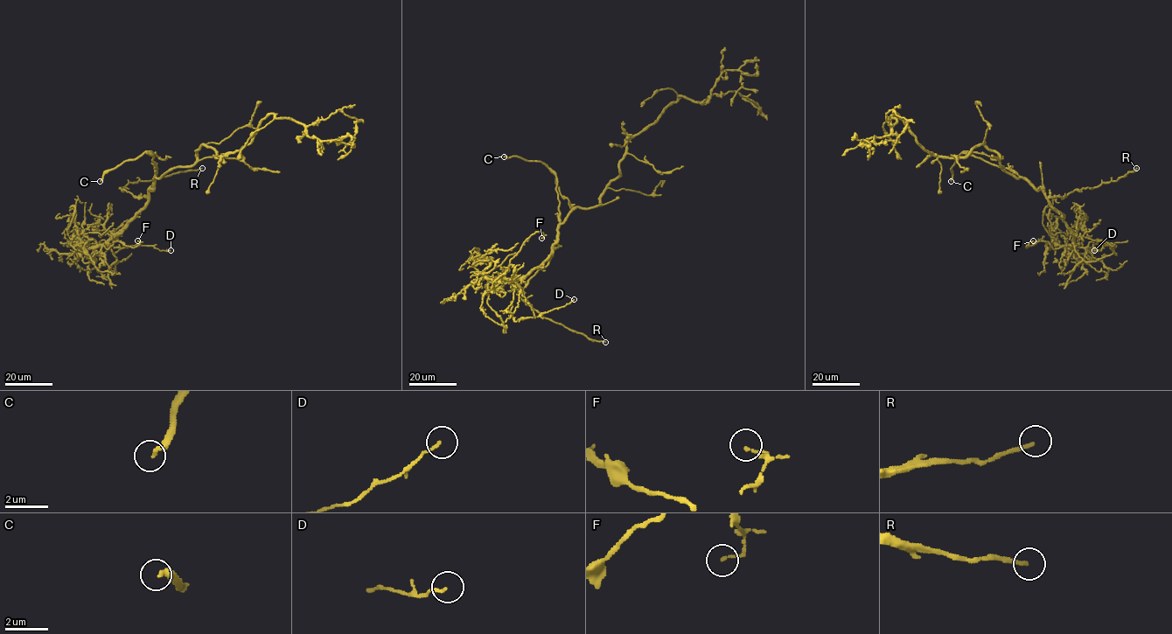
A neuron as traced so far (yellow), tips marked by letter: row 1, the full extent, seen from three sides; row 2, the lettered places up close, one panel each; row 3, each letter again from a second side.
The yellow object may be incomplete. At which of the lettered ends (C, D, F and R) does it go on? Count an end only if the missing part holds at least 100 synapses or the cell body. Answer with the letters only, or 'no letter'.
C

